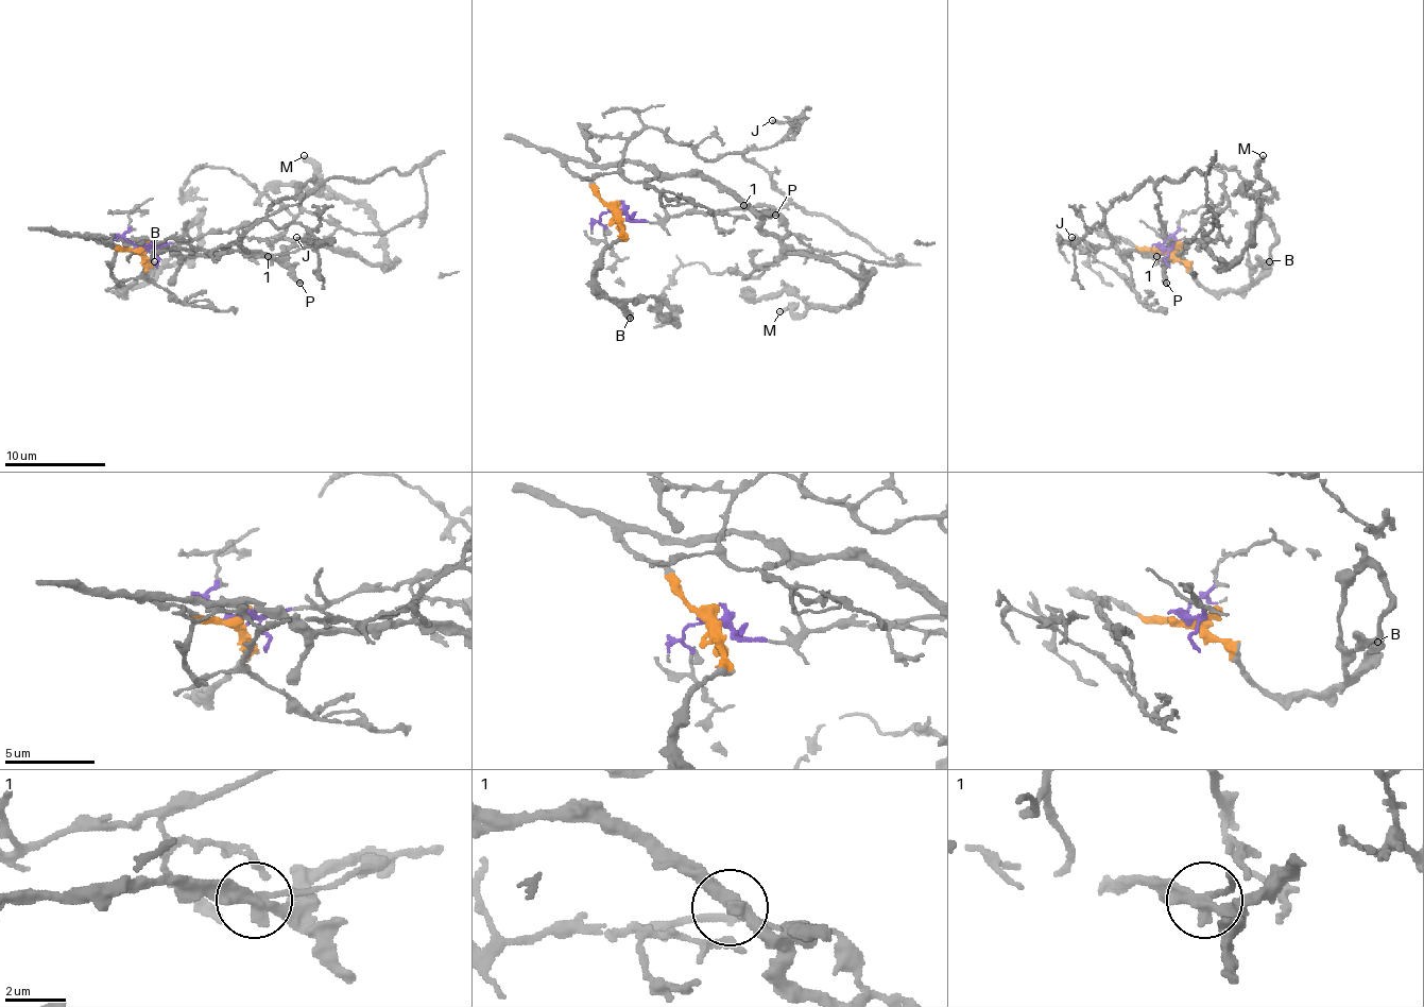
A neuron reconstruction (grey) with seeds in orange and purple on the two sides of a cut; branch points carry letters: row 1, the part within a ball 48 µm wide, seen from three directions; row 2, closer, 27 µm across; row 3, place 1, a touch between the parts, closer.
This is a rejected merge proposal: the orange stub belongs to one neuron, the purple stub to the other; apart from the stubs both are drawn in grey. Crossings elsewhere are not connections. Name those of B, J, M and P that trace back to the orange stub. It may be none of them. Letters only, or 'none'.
B, M, P

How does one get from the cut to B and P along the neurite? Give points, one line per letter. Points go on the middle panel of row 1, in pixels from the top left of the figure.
B: (615, 210), (620, 235), (598, 260), (595, 283), (631, 318)
P: (615, 210), (587, 180), (567, 167), (570, 159), (642, 161), (661, 174), (719, 180), (756, 212), (776, 215)

